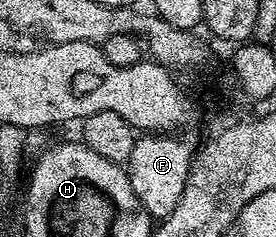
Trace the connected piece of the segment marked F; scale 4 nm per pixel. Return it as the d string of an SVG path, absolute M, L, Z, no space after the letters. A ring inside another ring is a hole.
M142 134L137 137L132 154L128 161L128 171L132 190L136 190L136 198L148 210L151 218L161 218L172 214L176 202L186 185L190 173L190 161L196 155L195 145L181 140L178 134Z

